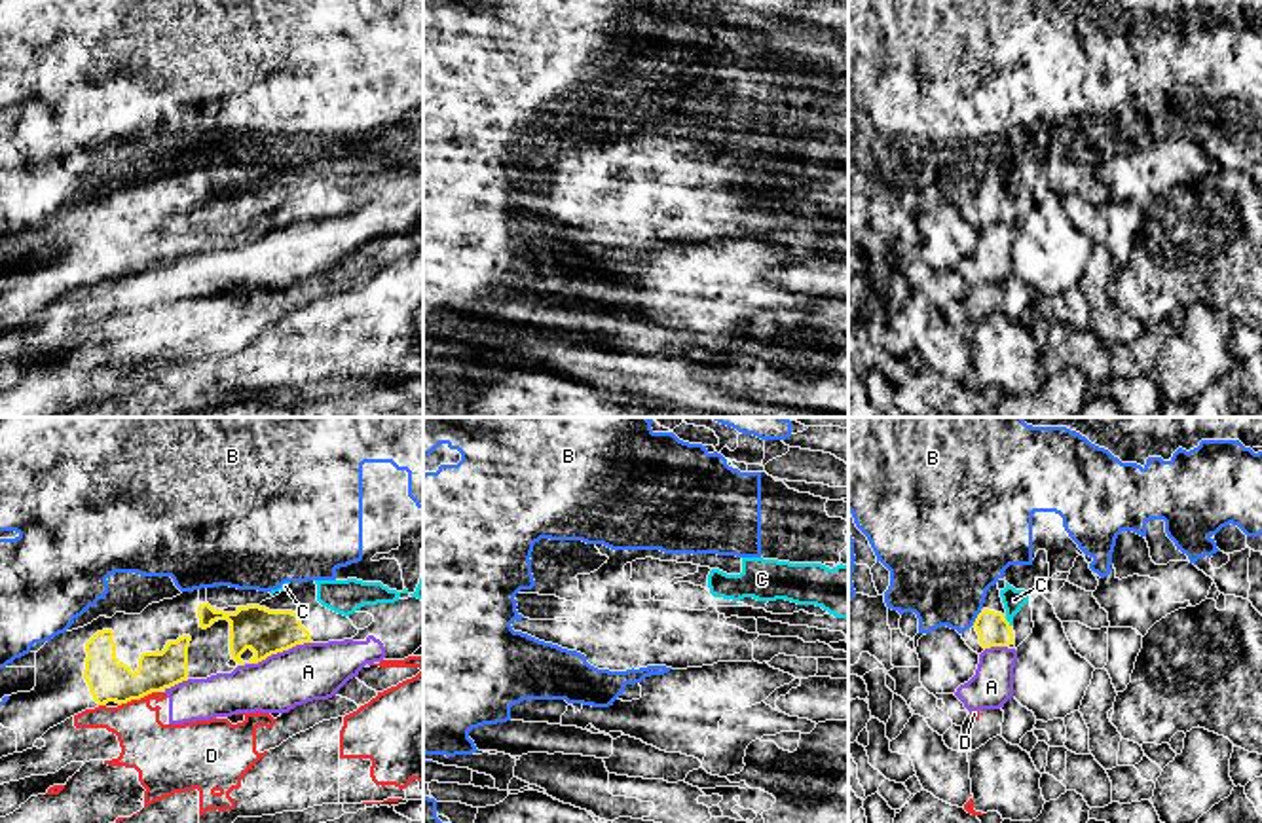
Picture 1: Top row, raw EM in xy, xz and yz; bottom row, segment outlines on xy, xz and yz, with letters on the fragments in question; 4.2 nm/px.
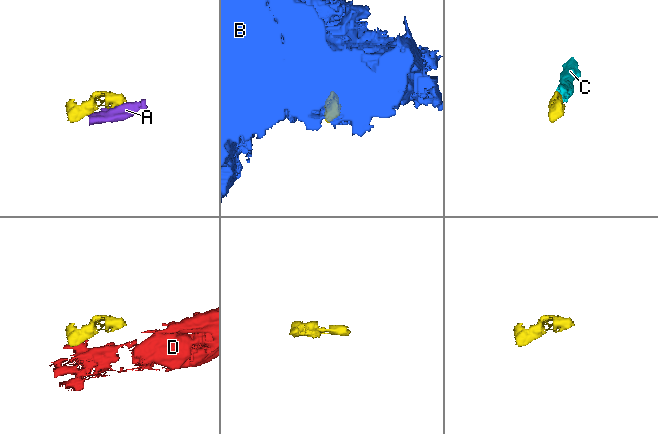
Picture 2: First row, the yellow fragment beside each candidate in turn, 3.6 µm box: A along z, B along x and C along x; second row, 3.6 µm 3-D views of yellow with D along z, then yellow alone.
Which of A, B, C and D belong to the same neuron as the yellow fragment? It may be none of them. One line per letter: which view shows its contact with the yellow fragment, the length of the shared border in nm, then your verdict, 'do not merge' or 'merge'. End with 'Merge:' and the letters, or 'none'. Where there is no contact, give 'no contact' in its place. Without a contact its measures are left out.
A: meets yellow in xy; contact 240 nm long; do not merge
B: meets yellow in yz; contact 80 nm long; do not merge
C: meets yellow in yz; contact 50 nm long; do not merge
D: meets yellow in xy; contact 190 nm long; do not merge
Merge: none

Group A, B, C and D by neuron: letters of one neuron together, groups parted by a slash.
A C / B / D

